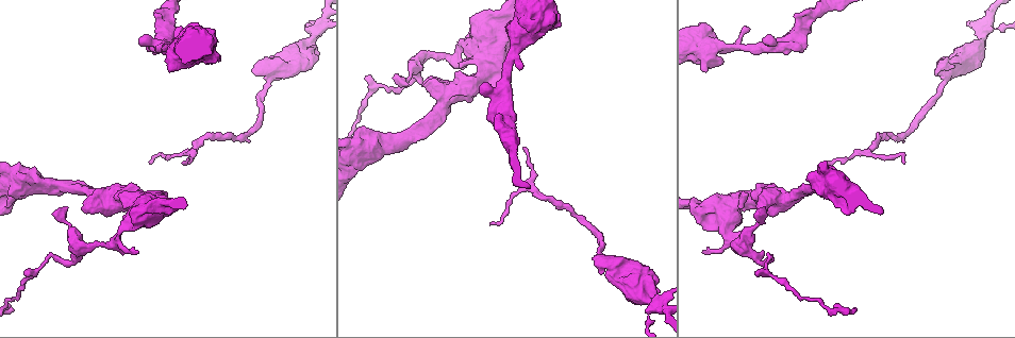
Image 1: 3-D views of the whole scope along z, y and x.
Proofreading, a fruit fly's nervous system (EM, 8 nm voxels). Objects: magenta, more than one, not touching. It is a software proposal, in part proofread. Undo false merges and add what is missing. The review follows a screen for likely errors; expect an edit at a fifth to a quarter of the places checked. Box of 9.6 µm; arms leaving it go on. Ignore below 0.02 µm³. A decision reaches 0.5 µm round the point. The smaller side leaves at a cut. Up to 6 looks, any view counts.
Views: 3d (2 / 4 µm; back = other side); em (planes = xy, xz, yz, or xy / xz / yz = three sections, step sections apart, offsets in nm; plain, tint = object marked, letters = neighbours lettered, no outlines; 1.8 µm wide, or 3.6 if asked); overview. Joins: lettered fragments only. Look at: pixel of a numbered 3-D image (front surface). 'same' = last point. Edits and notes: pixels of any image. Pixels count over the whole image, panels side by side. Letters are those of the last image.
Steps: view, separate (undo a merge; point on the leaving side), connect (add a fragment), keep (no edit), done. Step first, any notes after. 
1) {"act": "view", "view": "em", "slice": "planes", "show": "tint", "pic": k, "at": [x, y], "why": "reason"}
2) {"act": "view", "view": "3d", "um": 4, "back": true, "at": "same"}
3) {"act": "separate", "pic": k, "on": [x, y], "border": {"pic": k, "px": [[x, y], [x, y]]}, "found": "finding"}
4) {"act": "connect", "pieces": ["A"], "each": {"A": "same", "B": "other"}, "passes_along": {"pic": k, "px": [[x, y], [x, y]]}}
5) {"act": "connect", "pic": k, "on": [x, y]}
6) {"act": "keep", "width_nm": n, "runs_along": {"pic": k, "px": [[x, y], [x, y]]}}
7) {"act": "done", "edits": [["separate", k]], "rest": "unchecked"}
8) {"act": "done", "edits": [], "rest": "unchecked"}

{"act": "view", "view": "em", "slice": "planes", "show": "plain", "pic": 1, "at": [654, 305], "why": "narrows sharply"}

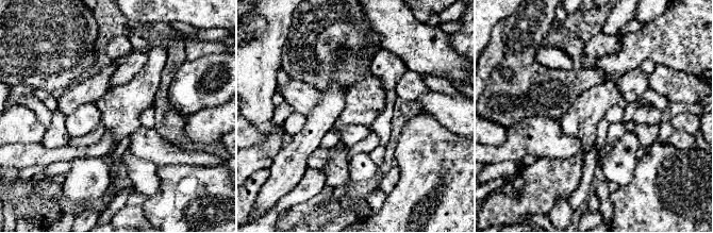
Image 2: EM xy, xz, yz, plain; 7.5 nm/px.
{"act": "view", "view": "em", "slice": "planes", "show": "tint", "at": "same"}

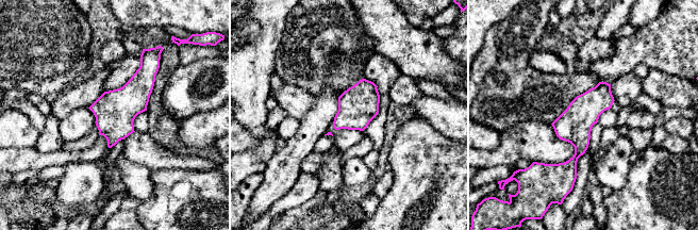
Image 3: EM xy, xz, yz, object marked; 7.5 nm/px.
{"act": "view", "view": "em", "slice": "planes", "show": "letters", "at": "same"}

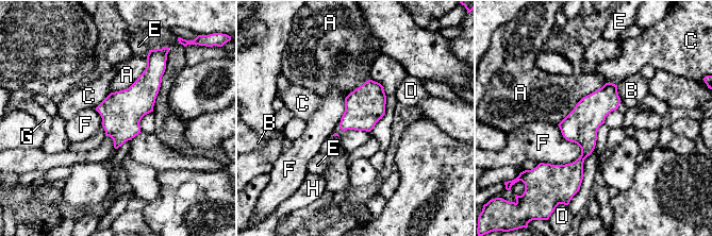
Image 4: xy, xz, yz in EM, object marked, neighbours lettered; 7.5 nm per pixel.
{"act": "keep", "each": {"A": "other", "B": "other", "C": "other", "D": "other", "E": "other", "F": "other", "G": "other", "H": "other"}, "border": {"pic": 4, "px": [[557, 124], [580, 155], [540, 163]]}, "found": "all the same neuron"}

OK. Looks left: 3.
{"act": "view", "view": "em", "slice": "yz", "step": 8, "show": "tint", "pic": 1, "at": [262, 65], "why": "free end"}

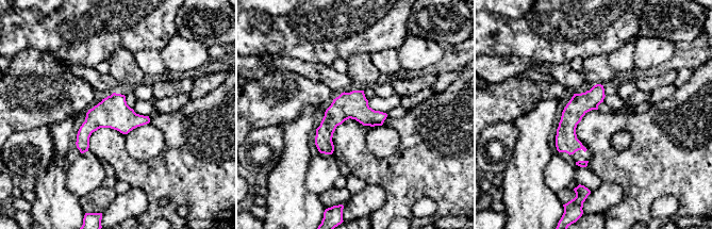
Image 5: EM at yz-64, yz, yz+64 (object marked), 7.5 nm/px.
{"act": "view", "view": "em", "slice": "planes", "show": "letters", "at": "same"}

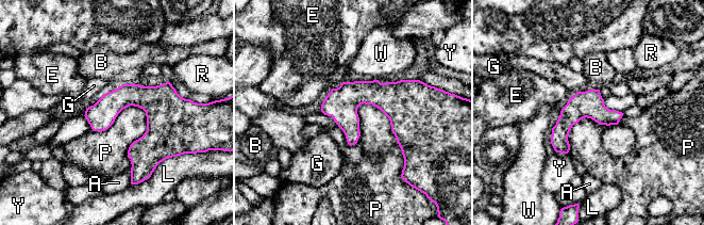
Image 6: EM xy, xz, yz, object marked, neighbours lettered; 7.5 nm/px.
{"act": "keep", "each": {"A": "other", "B": "other", "E": "other", "G": "other", "L": "other", "P": "other", "R": "other", "W": "other", "Y": "other"}, "border": {"pic": 6, "px": [[133, 105], [146, 131], [131, 174]]}, "found": "none of them fits"}

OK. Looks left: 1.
{"act": "done", "edits": [], "rest": "unchecked"}

